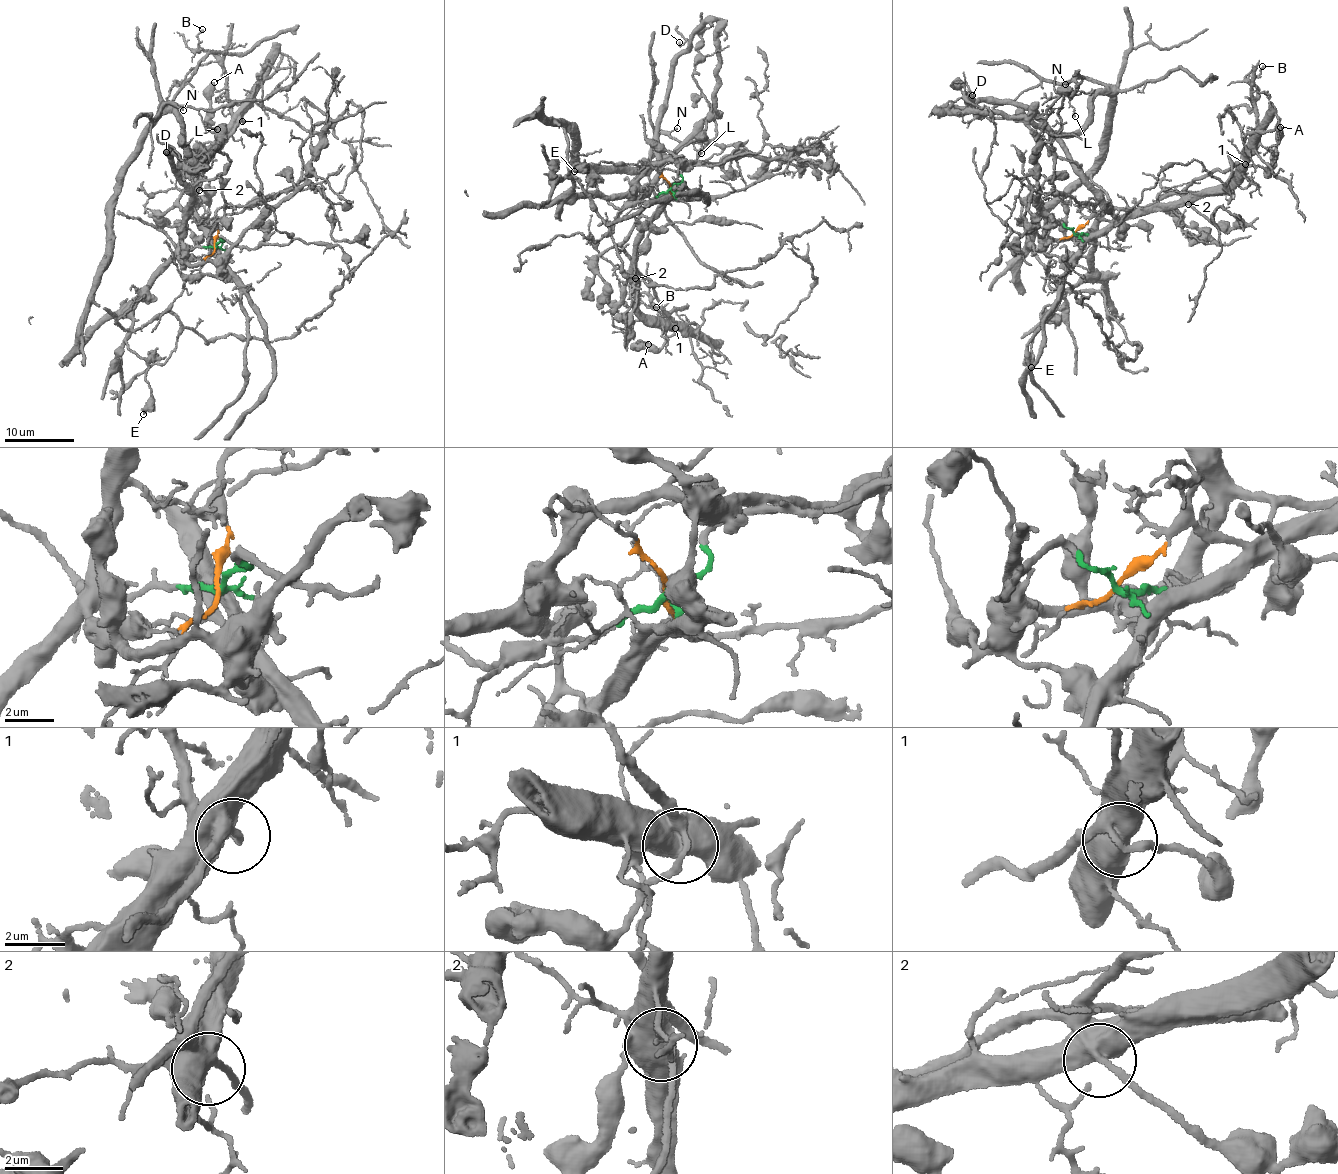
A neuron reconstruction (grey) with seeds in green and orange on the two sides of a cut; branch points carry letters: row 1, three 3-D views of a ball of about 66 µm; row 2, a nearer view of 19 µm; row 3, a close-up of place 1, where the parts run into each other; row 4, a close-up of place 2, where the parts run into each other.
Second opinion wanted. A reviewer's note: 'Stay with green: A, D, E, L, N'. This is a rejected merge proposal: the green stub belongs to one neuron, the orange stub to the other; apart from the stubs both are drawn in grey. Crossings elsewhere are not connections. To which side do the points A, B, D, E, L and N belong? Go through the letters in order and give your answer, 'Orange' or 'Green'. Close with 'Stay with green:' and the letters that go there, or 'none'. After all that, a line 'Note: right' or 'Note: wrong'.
A: Green
B: Orange
D: Green
E: Green
L: Green
N: Green
Stay with green: A, D, E, L, N
Note: right

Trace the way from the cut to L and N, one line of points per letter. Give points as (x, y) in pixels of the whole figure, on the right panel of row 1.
L: (1074, 234), (1112, 224), (1089, 173), (1108, 88), (1076, 77), (1075, 116)
N: (1074, 234), (1098, 235), (1112, 224), (1113, 210), (1091, 179), (1108, 122), (1109, 92), (1078, 77), (1065, 85)

